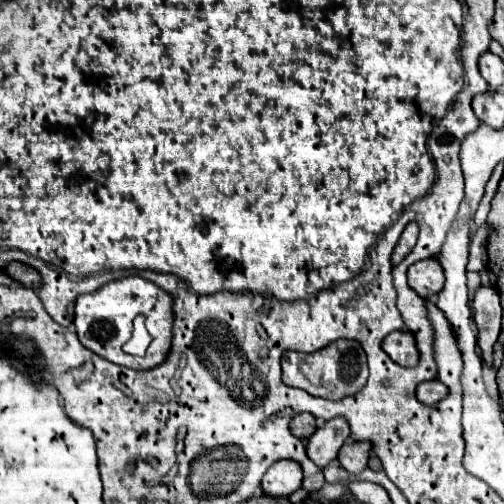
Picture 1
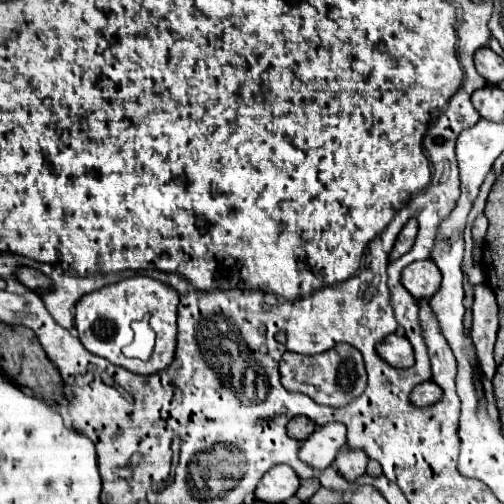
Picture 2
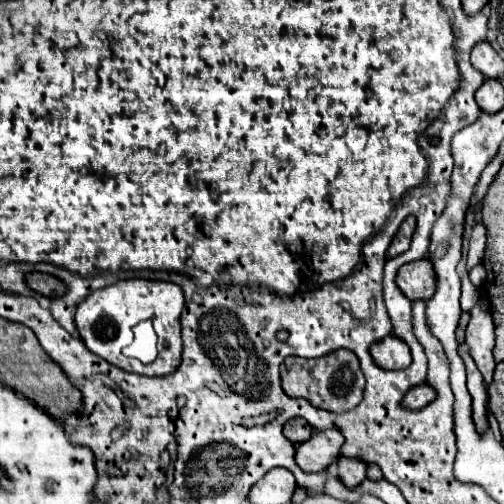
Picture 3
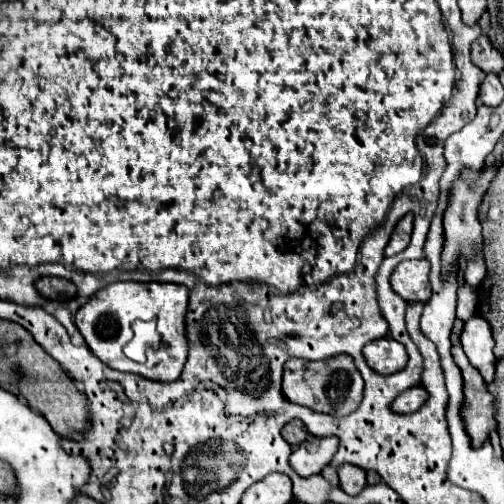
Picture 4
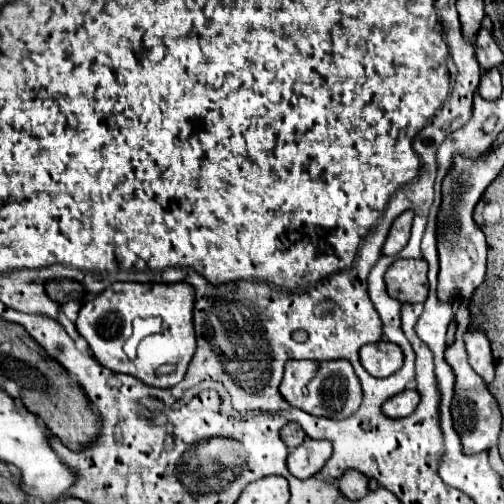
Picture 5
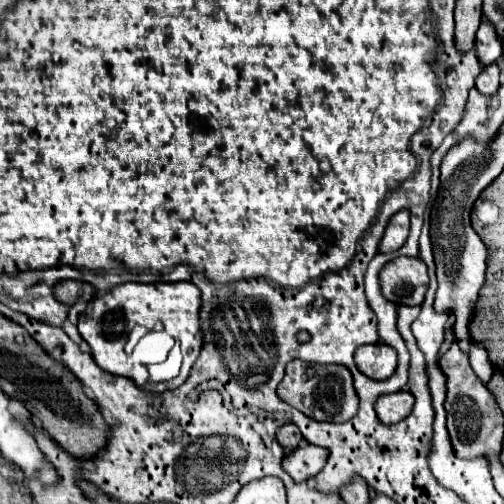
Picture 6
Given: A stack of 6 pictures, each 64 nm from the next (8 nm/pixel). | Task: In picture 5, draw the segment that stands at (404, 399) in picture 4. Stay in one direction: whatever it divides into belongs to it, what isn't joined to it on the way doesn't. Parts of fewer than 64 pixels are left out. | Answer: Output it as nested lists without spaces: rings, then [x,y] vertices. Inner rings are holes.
[[[404,390],[382,404],[382,412],[386,418],[406,418],[414,412],[420,402],[420,394],[416,390]]]

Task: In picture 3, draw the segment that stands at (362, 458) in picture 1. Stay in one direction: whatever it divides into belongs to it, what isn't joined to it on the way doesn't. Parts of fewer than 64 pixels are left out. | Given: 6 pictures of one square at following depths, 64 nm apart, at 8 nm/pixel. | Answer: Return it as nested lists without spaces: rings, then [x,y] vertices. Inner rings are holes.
[[[338,458],[338,474],[344,486],[354,490],[366,478],[366,464],[352,458]]]

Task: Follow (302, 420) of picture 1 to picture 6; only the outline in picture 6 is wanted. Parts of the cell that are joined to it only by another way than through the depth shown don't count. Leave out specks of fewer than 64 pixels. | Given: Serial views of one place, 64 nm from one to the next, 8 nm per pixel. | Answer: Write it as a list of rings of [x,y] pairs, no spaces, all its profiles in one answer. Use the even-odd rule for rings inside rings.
[[[286,424],[286,426],[280,426],[276,430],[276,440],[278,444],[284,448],[284,450],[294,450],[300,446],[302,442],[302,436],[300,436],[300,430],[294,426],[294,424]]]

